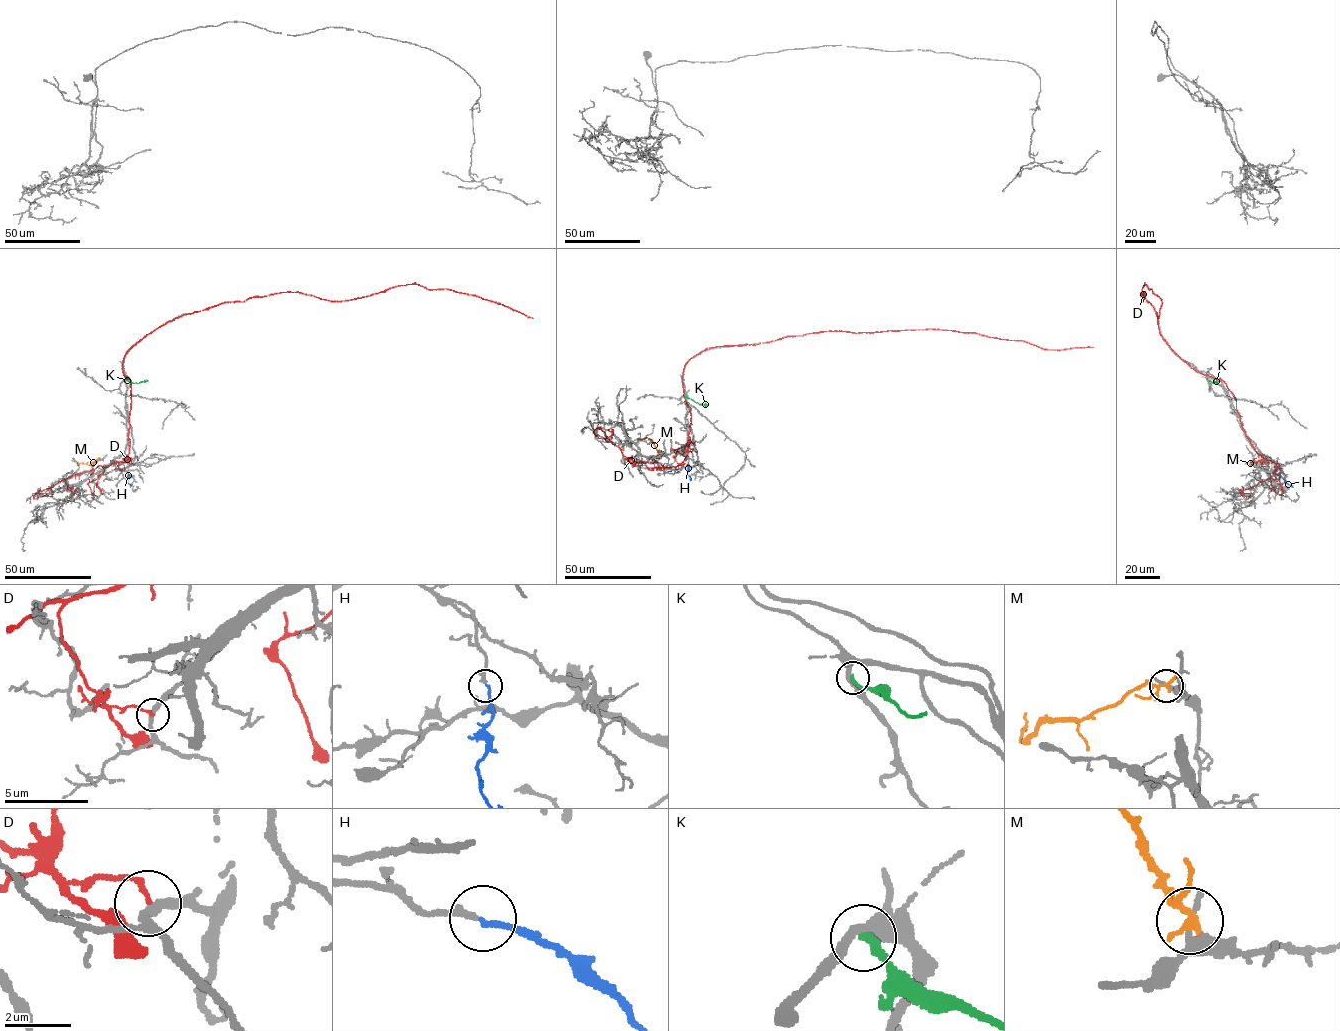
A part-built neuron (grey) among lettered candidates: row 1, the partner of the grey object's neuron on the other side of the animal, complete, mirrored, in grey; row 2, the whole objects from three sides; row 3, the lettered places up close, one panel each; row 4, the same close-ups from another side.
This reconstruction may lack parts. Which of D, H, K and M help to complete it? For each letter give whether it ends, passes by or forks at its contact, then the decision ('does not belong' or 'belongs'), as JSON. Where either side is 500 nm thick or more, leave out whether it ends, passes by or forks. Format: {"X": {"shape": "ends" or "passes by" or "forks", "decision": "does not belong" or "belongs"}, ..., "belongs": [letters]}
{"D": {"shape": "ends", "decision": "does not belong"}, "H": {"shape": "ends", "decision": "belongs"}, "K": {"shape": "ends", "decision": "does not belong"}, "M": {"shape": "forks", "decision": "does not belong"}, "belongs": ["H"]}

